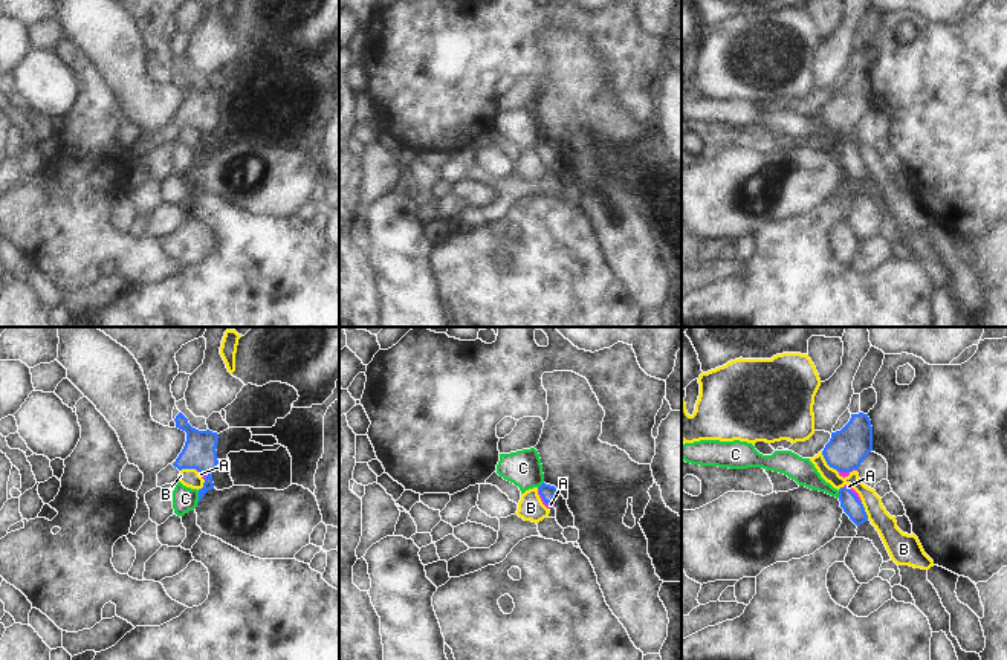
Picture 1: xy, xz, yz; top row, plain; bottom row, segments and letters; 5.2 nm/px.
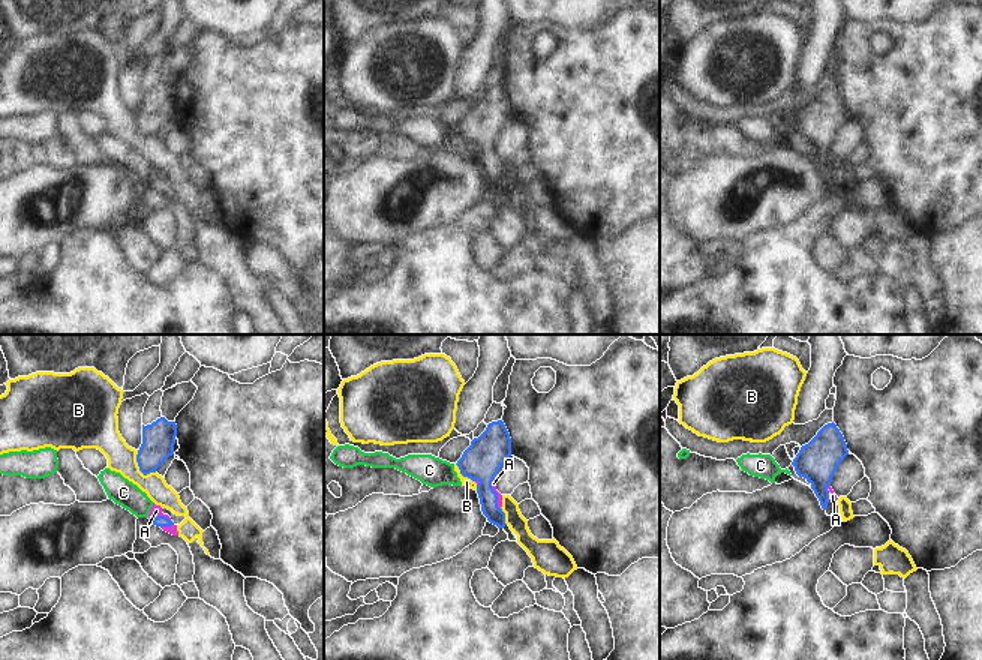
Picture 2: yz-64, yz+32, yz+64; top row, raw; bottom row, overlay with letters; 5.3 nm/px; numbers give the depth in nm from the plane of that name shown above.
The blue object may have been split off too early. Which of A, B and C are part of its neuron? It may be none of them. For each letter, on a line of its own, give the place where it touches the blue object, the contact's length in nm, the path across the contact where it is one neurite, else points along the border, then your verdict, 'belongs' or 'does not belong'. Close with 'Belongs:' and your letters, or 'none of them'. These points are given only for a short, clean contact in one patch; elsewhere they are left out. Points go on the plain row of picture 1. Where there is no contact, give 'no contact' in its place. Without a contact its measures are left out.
A: xz (543, 156) | 100 nm | across xz (546, 148), (543, 156), (550, 162) | belongs
B: yz (827, 121) | 150 nm | along yz (821, 109), (825, 119), (838, 130) | does not belong
C: xy (199, 155) | 70 nm | along xy (199, 148), (196, 161) | does not belong
Belongs: A

